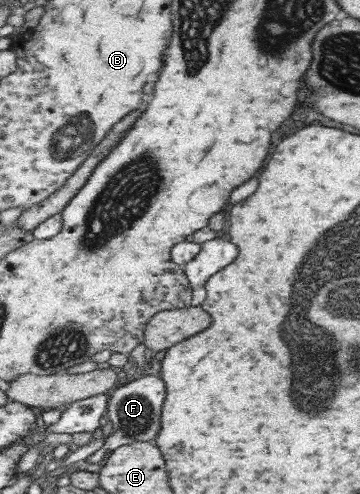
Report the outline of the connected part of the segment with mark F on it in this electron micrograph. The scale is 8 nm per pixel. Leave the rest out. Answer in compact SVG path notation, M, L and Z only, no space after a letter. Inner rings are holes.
M144 376L117 387L110 398L107 412L115 432L105 439L103 448L111 452L137 442L155 442L157 436L160 435L162 412L167 398L168 385L161 376Z

